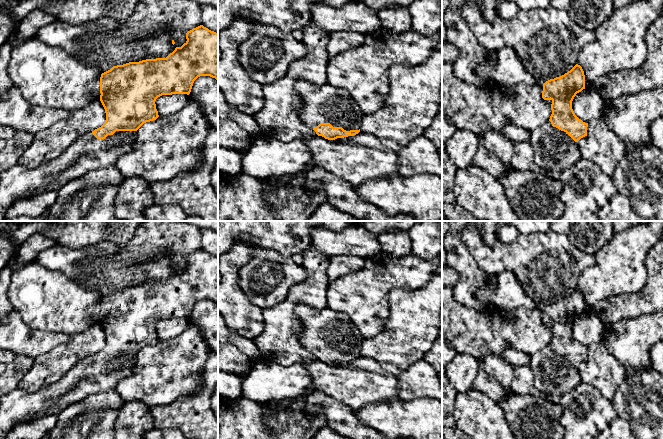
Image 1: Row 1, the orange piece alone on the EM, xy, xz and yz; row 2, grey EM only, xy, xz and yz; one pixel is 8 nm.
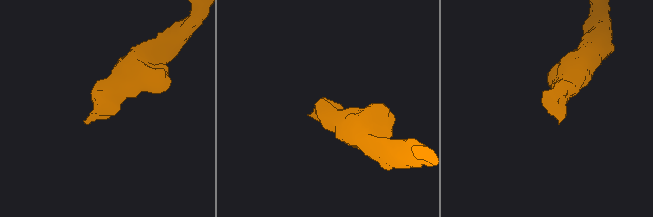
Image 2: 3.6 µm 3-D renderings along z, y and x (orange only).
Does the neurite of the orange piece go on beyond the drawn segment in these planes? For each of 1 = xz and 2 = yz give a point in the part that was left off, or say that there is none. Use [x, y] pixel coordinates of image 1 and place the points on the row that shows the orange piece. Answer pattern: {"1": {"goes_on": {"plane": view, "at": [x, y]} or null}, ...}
{"1": {"goes_on": {"plane": "xz", "at": [324, 103]}}, "2": {"goes_on": {"plane": "yz", "at": [554, 150]}}}

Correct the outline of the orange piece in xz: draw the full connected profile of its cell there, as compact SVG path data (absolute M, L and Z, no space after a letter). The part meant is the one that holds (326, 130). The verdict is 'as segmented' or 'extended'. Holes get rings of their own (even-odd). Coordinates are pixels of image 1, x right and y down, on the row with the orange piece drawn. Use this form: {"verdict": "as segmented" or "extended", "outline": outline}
{"verdict": "extended", "outline": "M304 80L296 82L296 90L303 99L300 120L318 136L335 140L360 132L364 112L345 90Z"}

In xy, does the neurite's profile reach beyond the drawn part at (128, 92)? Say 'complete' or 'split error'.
split error

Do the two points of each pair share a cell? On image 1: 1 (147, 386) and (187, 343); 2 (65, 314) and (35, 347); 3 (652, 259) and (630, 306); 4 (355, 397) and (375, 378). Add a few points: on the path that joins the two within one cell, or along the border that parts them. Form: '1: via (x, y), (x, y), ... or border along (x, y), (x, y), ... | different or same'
1: via (158, 375), (178, 354) | same
2: border along (27, 325), (33, 328), (65, 332), (71, 335) | different
3: via (652, 272), (652, 288), (643, 297) | same
4: via (360, 392), (370, 383) | same

